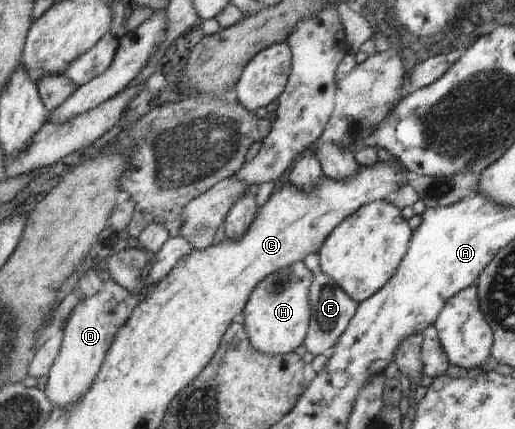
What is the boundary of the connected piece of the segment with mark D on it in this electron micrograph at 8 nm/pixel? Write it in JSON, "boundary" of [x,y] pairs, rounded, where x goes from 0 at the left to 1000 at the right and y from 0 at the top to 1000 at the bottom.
{"boundary":[[[219,653],[202,657],[181,695],[153,688],[153,702],[122,758],[115,823],[91,872],[83,916],[101,949],[130,951],[157,935],[192,869],[223,779],[247,753],[274,690],[254,688]]]}

